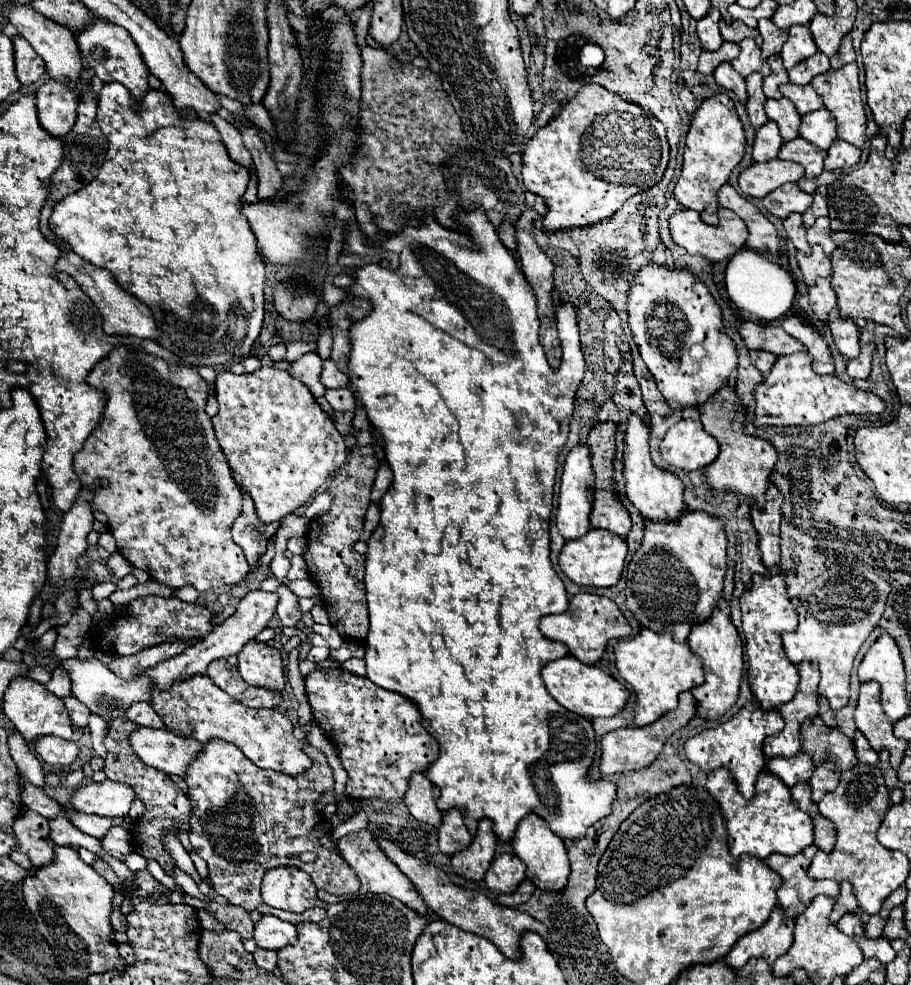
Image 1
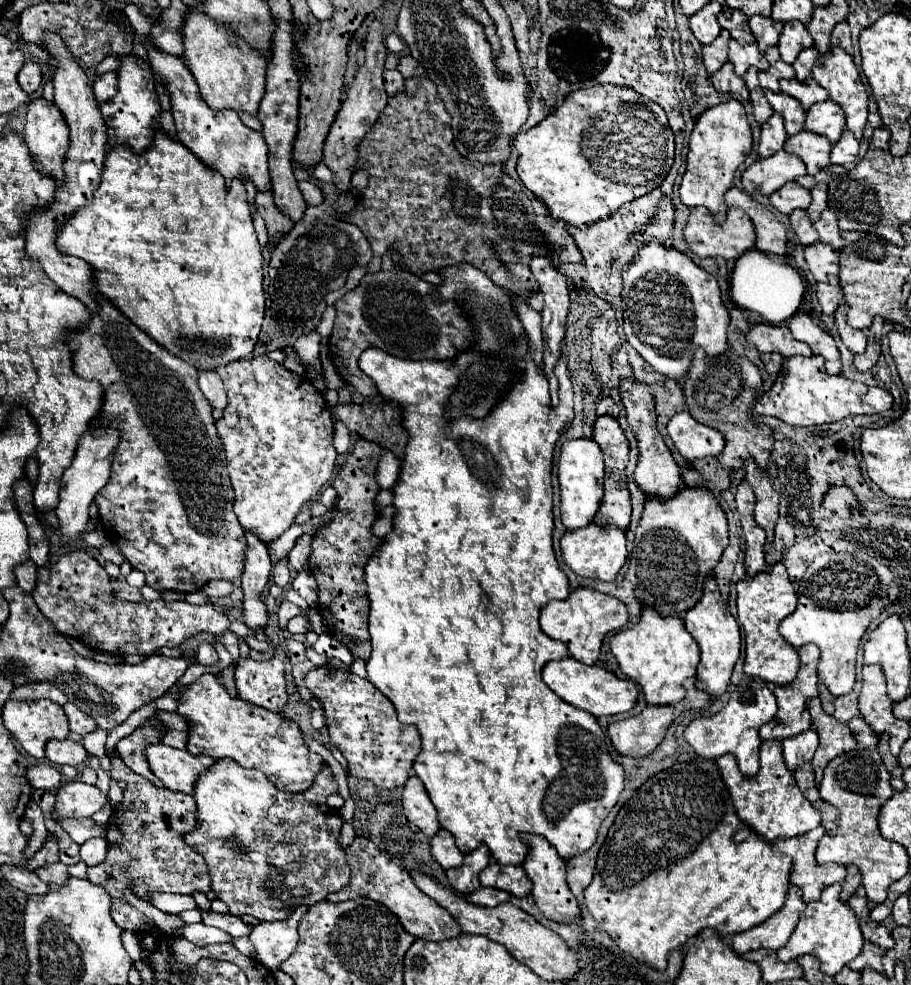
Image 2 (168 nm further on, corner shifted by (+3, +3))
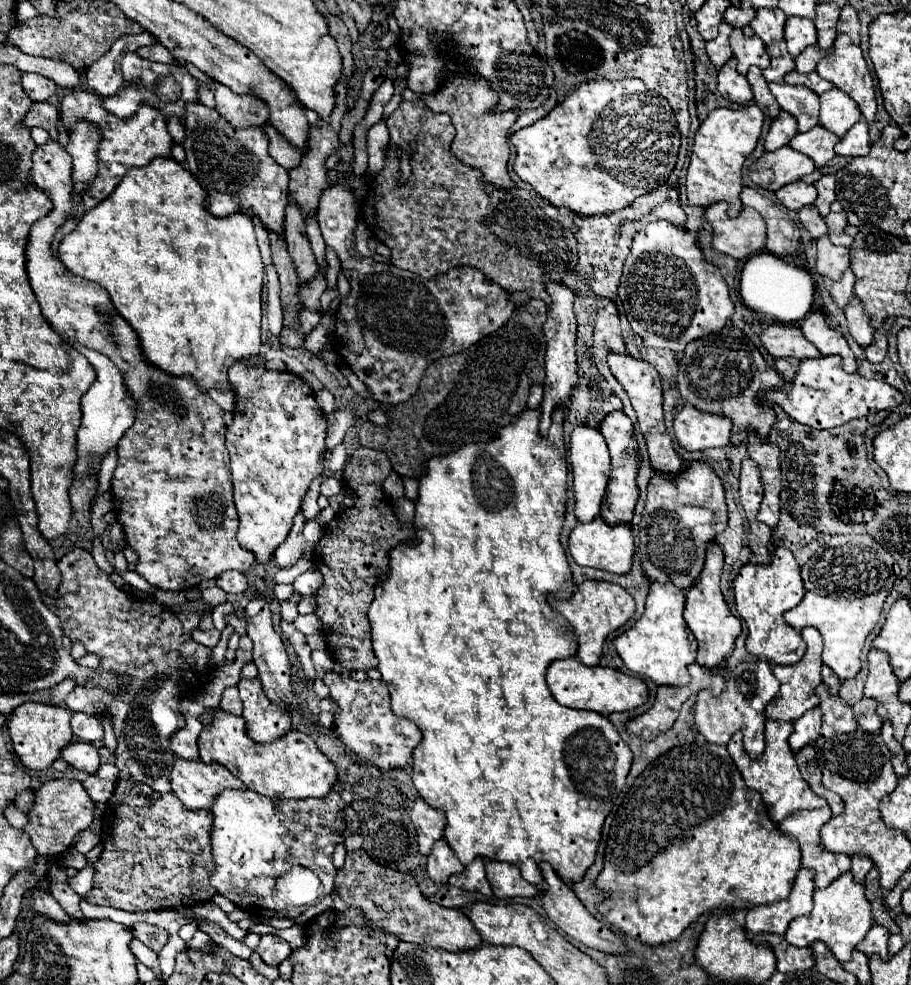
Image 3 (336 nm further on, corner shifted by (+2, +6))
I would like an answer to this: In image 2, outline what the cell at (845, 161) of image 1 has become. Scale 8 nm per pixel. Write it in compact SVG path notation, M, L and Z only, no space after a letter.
M844 131L840 141L836 145L832 145L832 153L830 153L830 161L836 165L846 165L852 167L856 165L858 159L858 139L852 135L852 131Z

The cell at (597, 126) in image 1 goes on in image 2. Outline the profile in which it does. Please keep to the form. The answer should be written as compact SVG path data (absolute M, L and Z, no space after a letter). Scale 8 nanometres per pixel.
M594 85L572 91L544 121L518 133L514 137L514 147L520 153L516 165L520 181L546 203L554 219L566 221L574 227L600 221L624 203L648 195L664 181L662 177L668 175L674 163L674 133L664 109L628 87L614 85Z

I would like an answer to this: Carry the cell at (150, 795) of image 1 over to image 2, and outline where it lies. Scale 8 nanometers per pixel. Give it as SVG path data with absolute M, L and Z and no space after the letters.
M118 757L112 759L112 779L126 783L124 799L108 821L108 855L104 863L88 867L88 879L108 891L112 899L110 915L122 929L132 933L148 931L154 927L154 921L146 919L144 913L124 901L124 891L128 885L134 885L136 897L144 901L148 901L152 893L194 895L196 891L210 891L210 875L204 857L192 851L192 847L188 847L184 841L184 835L194 831L198 825L196 801L192 795L180 795L170 789L156 787L148 779L128 769Z

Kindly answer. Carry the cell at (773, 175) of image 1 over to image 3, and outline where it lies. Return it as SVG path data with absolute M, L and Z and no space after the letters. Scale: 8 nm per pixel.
M791 146L779 148L775 152L765 152L759 160L755 160L749 166L749 178L765 188L765 190L779 190L781 186L795 182L803 178L805 174L811 174L815 170L815 164L809 156L797 154Z

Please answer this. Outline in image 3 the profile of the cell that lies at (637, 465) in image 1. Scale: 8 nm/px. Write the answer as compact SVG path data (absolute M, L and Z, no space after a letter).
M611 354L609 356L609 368L613 372L613 376L619 380L619 384L623 384L625 392L629 394L629 400L633 404L633 410L637 412L637 422L639 428L645 436L647 442L647 452L649 452L649 460L653 470L661 472L661 474L679 474L681 472L681 458L677 456L677 452L673 450L673 440L667 434L667 428L663 424L663 396L661 396L661 378L657 374L657 370L651 364L645 364L641 360L633 360L631 356L619 356L619 354Z

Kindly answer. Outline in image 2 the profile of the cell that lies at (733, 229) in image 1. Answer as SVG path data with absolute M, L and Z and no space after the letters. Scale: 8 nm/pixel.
M696 207L686 229L684 229L684 237L690 243L690 249L698 255L698 257L722 257L722 259L738 259L742 253L754 249L754 223L752 219L740 211L740 209L730 209L728 217L724 223L716 223L712 219L712 213L706 207Z

